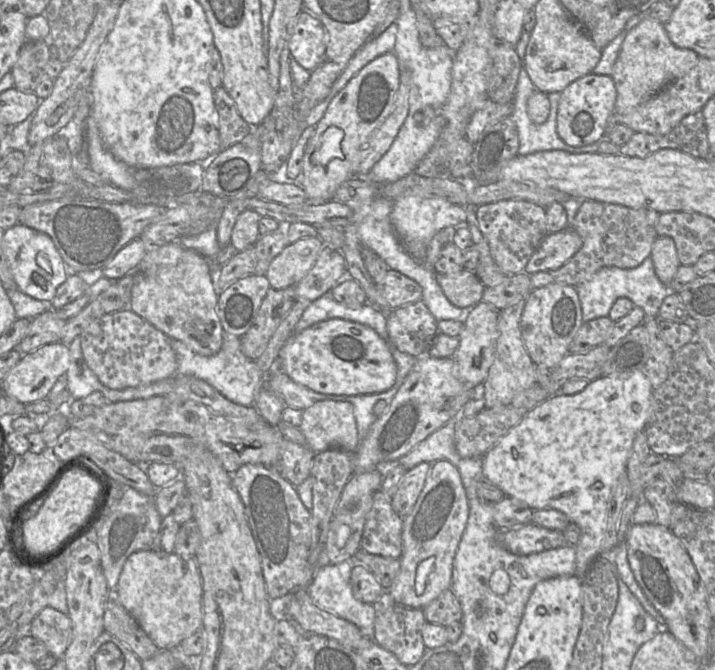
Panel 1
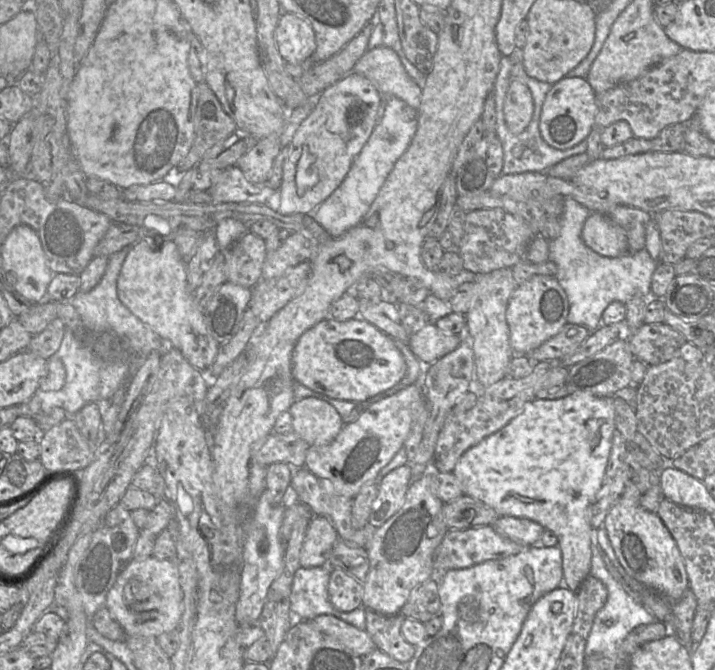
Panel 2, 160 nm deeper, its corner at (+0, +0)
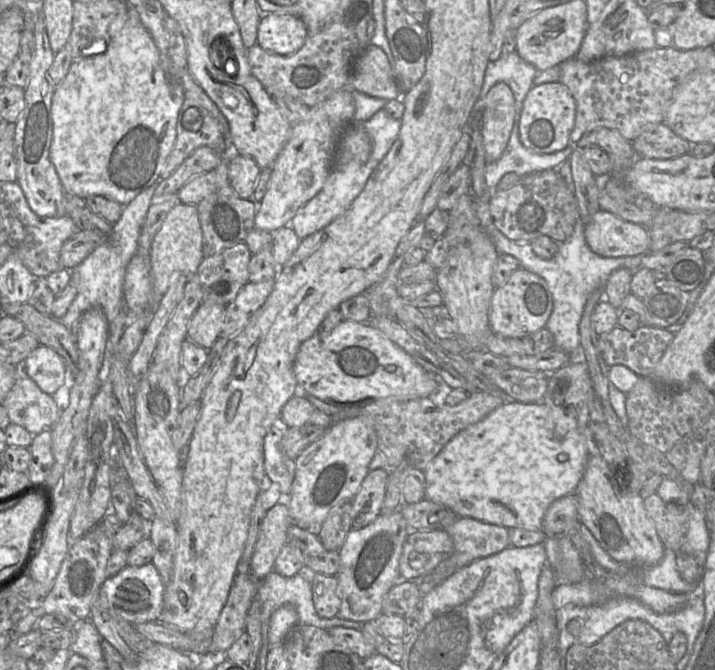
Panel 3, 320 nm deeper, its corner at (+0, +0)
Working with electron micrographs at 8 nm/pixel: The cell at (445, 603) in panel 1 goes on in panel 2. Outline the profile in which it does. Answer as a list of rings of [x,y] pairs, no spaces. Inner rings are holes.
[[[428,579],[414,587],[400,610],[404,617],[420,622],[427,622],[440,614],[441,601],[438,592],[439,584]]]

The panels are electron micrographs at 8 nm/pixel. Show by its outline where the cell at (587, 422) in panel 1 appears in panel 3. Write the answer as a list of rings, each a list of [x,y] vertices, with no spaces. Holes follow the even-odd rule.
[[[515,400],[506,401],[481,421],[457,433],[427,465],[424,469],[426,480],[424,499],[450,508],[459,517],[469,517],[505,528],[523,528],[542,531],[543,517],[550,504],[562,496],[573,493],[580,482],[586,462],[589,458],[588,441],[592,440],[588,426],[585,427],[585,429],[568,430],[565,436],[560,439],[555,436],[555,427],[555,419],[552,410],[542,401],[535,403],[523,403]]]

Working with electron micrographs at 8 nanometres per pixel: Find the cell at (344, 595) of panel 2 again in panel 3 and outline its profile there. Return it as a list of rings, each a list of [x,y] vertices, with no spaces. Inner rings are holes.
[[[315,572],[311,576],[311,586],[317,614],[324,618],[335,617],[341,606],[341,599],[337,595],[337,577]]]

